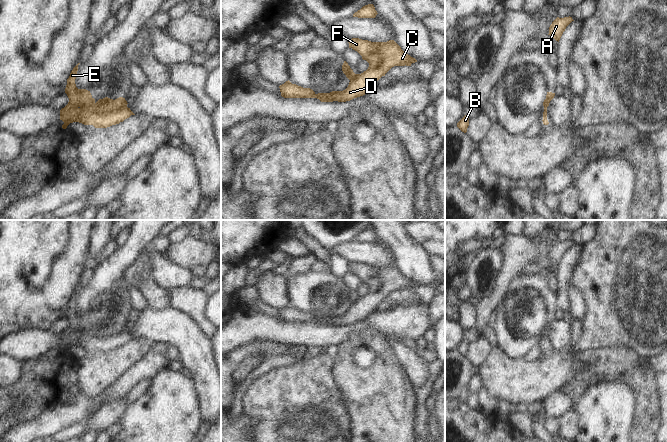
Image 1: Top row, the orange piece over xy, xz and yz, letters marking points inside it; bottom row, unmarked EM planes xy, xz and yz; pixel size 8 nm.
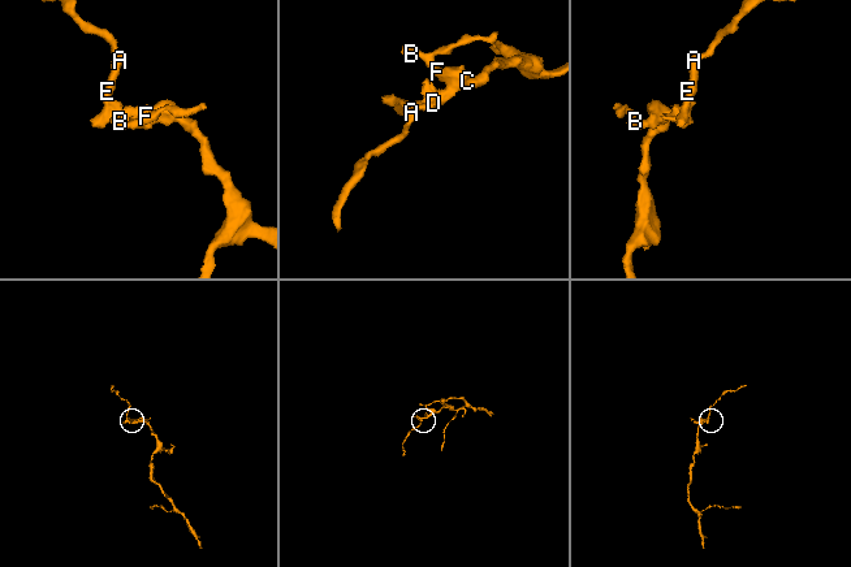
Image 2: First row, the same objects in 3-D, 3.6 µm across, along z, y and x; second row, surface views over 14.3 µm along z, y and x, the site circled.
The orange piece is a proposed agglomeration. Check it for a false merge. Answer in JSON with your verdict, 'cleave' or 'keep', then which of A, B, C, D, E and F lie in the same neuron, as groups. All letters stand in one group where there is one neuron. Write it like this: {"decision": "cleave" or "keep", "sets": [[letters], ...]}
{"decision": "keep", "sets": [["A", "B", "C", "D", "E", "F"]]}

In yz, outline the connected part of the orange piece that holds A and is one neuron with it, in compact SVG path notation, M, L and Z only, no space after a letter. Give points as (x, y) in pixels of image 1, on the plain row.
M557 241L552 248L549 251L549 258L552 260L556 265L559 266L563 256L565 255L566 251L574 245L572 241L564 241L564 242L559 242Z

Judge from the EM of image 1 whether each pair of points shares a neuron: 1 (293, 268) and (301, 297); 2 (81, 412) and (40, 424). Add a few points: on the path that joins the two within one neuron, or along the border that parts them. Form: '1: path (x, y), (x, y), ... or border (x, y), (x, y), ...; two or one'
1: border (309, 269), (302, 273), (286, 276); two
2: path (71, 413), (50, 421); one

